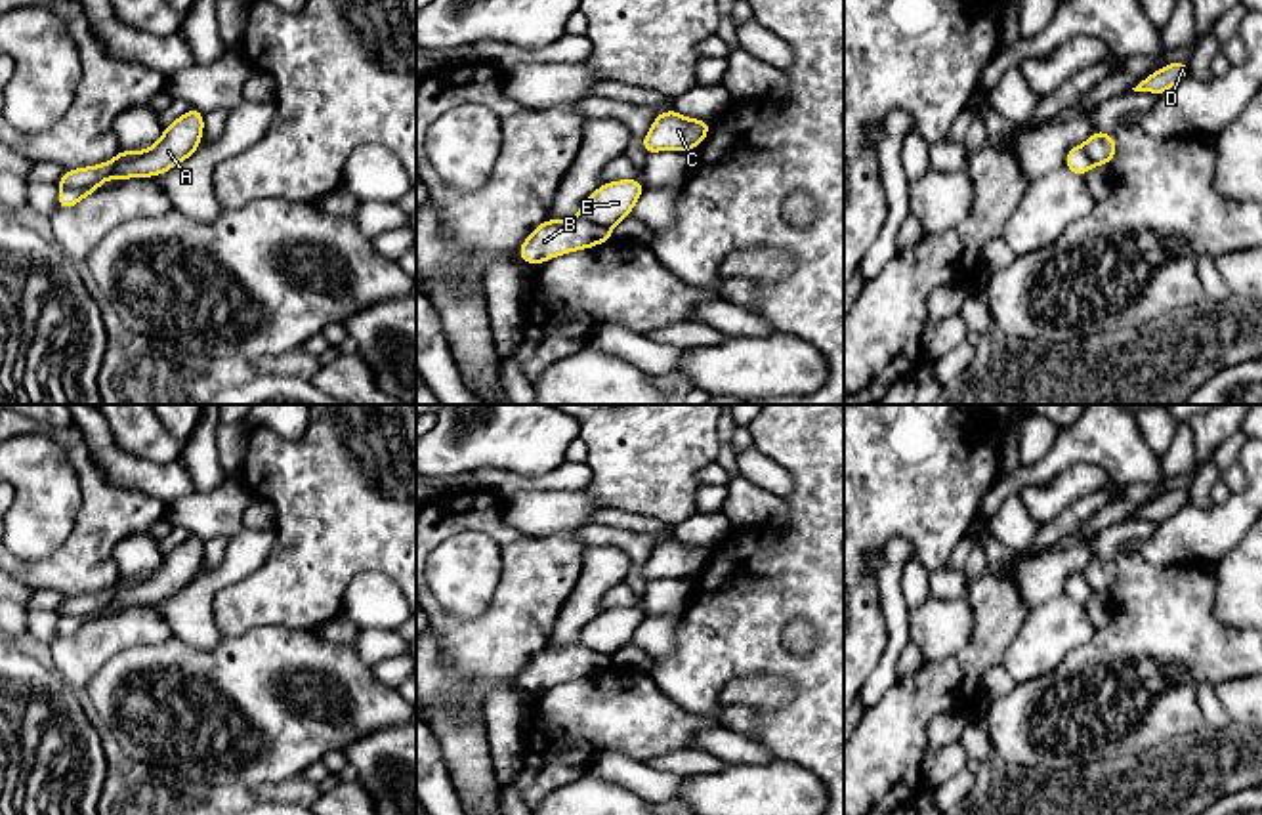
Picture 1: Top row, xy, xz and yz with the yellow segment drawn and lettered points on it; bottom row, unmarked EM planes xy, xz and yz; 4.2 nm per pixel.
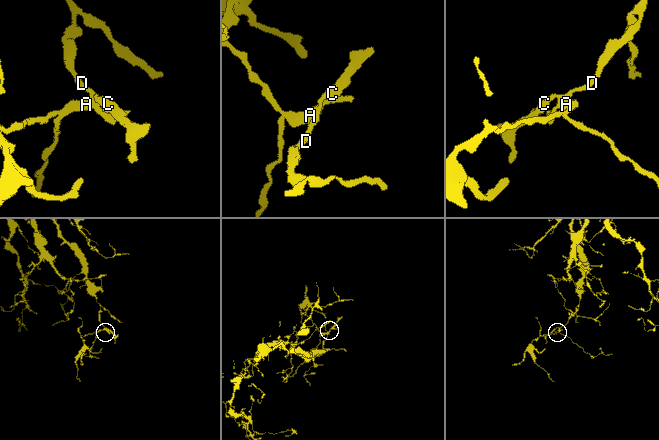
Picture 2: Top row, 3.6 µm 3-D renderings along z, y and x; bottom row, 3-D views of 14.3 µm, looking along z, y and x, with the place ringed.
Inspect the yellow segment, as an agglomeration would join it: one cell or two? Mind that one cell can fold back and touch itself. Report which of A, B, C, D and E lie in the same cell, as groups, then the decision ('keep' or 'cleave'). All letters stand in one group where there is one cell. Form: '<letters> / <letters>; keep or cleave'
A C D E / B; cleave

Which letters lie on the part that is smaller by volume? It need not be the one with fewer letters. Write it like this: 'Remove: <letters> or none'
Remove: B

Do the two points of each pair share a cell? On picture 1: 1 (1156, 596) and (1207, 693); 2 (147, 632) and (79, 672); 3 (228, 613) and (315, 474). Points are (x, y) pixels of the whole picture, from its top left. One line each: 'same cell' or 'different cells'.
1: different cells
2: same cell
3: same cell

